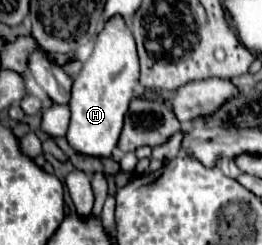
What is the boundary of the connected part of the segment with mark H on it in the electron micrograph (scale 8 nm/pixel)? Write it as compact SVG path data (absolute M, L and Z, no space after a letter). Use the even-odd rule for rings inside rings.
M115 16L113 20L103 24L103 30L95 40L93 54L83 64L81 72L73 82L73 92L69 102L71 126L67 130L67 140L77 154L111 158L111 152L121 136L123 118L133 98L137 76L139 76L139 62L137 62L133 34L125 24L125 20L121 16Z

